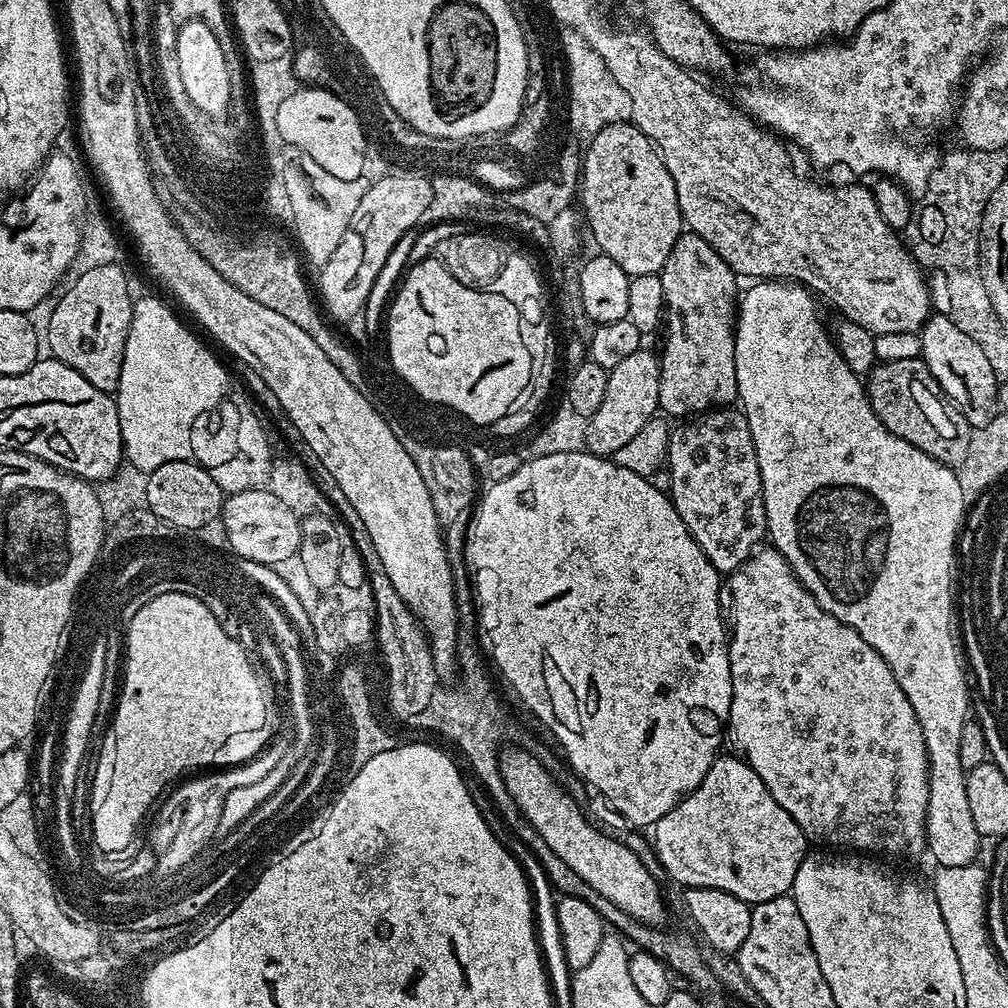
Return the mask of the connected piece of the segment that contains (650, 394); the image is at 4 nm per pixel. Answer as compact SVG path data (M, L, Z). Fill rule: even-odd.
M641 350L618 362L608 373L606 398L602 406L587 417L584 448L595 456L615 457L640 430L657 415L660 407L660 361L652 350Z

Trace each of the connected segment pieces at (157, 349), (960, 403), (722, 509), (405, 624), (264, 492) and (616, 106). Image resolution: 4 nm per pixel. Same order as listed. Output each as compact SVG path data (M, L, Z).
M144 296L135 301L132 305L132 321L130 322L130 330L128 331L128 337L126 338L126 350L124 351L124 361L122 362L122 374L120 375L120 387L116 389L114 393L114 399L116 401L116 405L118 406L118 418L120 419L120 425L122 426L122 438L124 439L124 460L127 463L133 464L135 468L138 470L142 470L143 472L150 473L154 470L158 470L158 466L162 466L166 462L174 462L172 456L200 456L200 436L208 436L208 416L248 416L248 410L253 406L249 405L247 408L232 408L232 404L244 404L249 400L249 397L245 395L243 391L239 392L236 389L236 384L232 381L232 376L227 372L226 369L220 365L220 360L215 356L214 353L211 352L210 349L207 348L206 345L203 344L202 341L199 340L198 337L195 336L194 333L191 332L190 329L187 328L186 325L183 324L182 321L179 320L178 317L175 316L174 313L171 312L170 309L167 308L166 305L163 304L160 300L155 300L152 296Z
M929 315L919 333L924 365L928 367L930 374L934 374L940 389L968 424L973 428L986 426L1001 411L1000 384L996 380L998 370L990 362L990 358L986 358L982 346L978 346L978 342L974 342L970 334L958 330L951 316L936 315Z
M725 406L689 419L681 428L673 427L668 444L666 473L672 479L670 499L678 510L682 522L690 530L694 542L706 554L706 558L721 574L739 570L761 547L768 531L768 519L762 494L762 474L758 470L758 454L754 450L754 438L743 411Z
M334 496L332 506L335 511L340 511L340 516L344 519L343 527L352 531L350 544L357 548L365 564L367 572L367 587L372 588L372 600L376 603L374 607L375 631L378 633L378 643L384 647L384 660L386 672L412 672L412 621L415 616L409 613L408 607L400 600L400 595L387 582L382 582L382 573L376 565L378 550L374 550L374 542L370 542L370 534L366 534L366 526L362 526L362 518L358 518L358 510L350 506L350 501L343 496Z
M267 487L231 493L224 505L227 507L228 531L233 542L231 551L240 560L253 560L271 566L299 553L301 517L279 498L274 498Z
M577 32L563 33L563 56L568 63L568 124L577 137L591 138L607 124L631 121L632 103L626 90L614 82L614 74L610 74L606 62L602 62L600 55Z

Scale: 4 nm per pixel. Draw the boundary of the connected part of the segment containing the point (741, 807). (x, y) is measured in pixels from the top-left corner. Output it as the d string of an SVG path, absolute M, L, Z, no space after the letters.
M731 754L724 755L712 763L700 785L654 825L654 847L659 867L668 871L670 879L684 884L685 889L726 890L726 894L734 894L734 898L742 898L750 906L789 895L794 874L798 874L798 866L806 855L804 832L798 822L794 822L794 818L790 818L790 814L774 802L774 794L766 790L762 778L758 778L747 760Z

